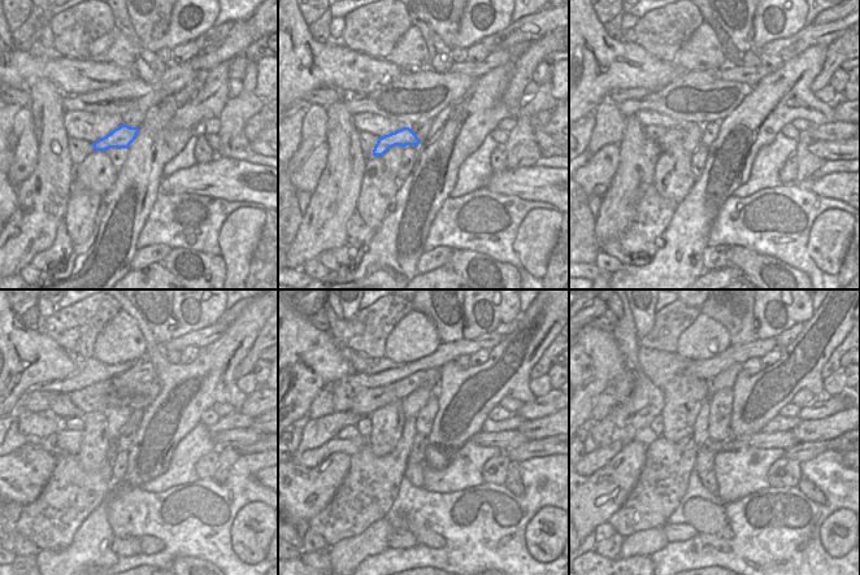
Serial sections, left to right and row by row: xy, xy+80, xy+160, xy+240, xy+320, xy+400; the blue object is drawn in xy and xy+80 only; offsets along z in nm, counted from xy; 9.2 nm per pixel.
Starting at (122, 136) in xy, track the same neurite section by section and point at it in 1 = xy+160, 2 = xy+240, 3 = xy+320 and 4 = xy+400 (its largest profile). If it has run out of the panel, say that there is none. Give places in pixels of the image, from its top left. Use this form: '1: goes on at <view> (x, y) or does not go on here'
1: goes on at xy+160 (672, 135)
2: goes on at xy+240 (63, 443)
3: goes on at xy+320 (309, 458)
4: goes on at xy+400 (599, 457)

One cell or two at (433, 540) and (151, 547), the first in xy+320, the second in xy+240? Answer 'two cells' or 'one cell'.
one cell

